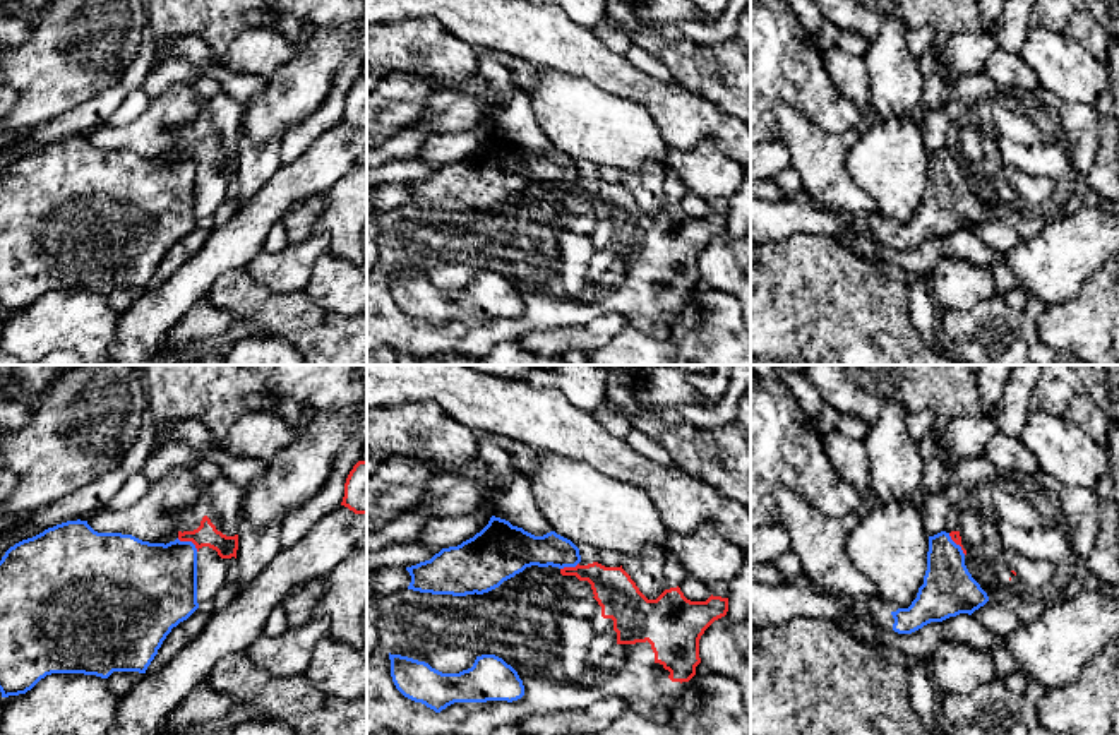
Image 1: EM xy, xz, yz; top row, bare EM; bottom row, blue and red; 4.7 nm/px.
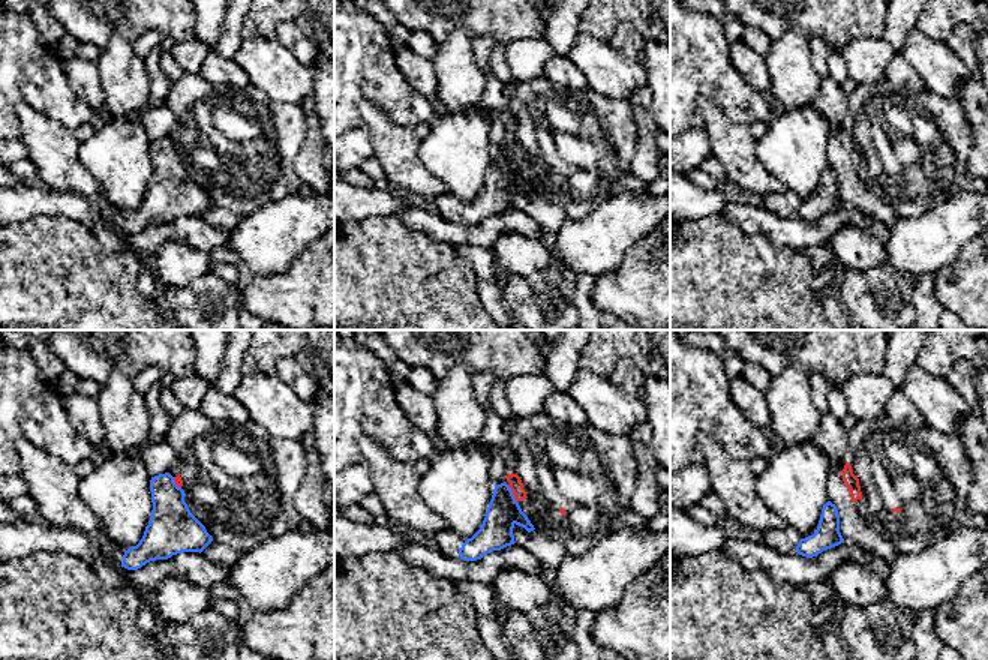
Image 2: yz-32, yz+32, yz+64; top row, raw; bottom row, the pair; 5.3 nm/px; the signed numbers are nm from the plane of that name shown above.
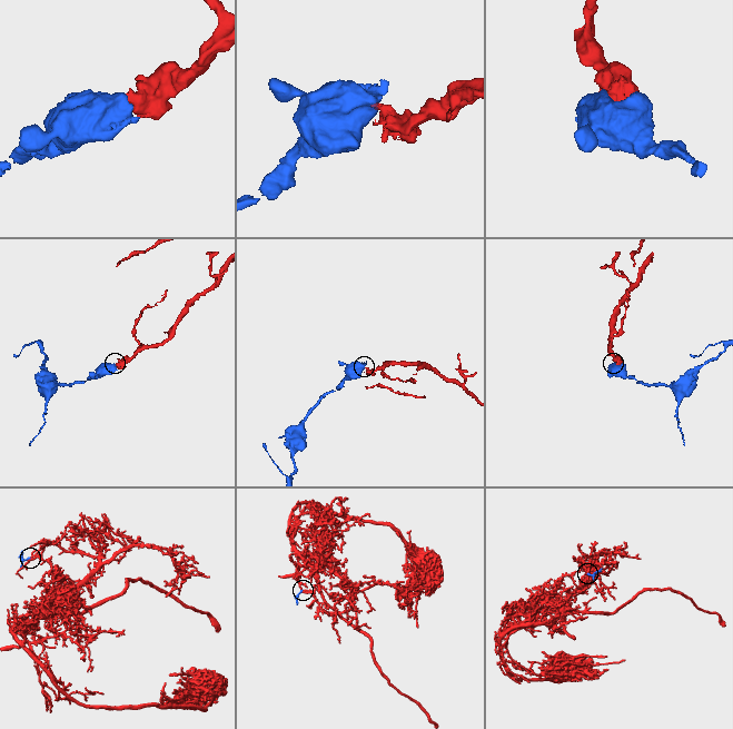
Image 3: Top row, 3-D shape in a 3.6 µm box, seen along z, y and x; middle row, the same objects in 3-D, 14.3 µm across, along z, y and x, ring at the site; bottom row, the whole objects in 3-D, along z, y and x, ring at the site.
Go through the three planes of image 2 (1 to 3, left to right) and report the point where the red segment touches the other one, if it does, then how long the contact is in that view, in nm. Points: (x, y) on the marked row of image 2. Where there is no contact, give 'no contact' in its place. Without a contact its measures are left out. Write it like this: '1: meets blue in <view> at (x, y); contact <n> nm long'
1: meets blue in yz-32 at (174, 483); contact 80 nm long
2: meets blue in yz+32 at (511, 494); contact 120 nm long
3: no contact

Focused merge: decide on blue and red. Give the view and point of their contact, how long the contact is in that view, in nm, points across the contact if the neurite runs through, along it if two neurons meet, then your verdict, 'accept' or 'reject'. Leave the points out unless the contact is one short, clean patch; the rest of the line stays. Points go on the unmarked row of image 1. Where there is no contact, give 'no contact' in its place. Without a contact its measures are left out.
meets blue in xy at (189, 158); contact 120 nm long; border along xy (177, 155), (189, 156), (197, 167); reject

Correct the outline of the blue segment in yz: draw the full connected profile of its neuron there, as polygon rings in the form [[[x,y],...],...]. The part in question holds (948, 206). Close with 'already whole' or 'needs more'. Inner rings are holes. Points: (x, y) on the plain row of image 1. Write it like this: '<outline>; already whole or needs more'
[[[949,149],[929,152],[927,187],[917,214],[908,224],[872,212],[864,226],[886,247],[912,250],[931,238],[942,238],[960,230],[972,231],[989,218],[987,209],[965,182],[965,170]]]; needs more

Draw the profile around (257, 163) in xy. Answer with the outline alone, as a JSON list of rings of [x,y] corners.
[[[242,135],[238,144],[238,197],[236,206],[247,204],[281,166],[281,137],[272,137],[264,144],[252,142]]]

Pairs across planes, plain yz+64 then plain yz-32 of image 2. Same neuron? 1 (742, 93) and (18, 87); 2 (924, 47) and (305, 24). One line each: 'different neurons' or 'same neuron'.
1: same neuron
2: different neurons

